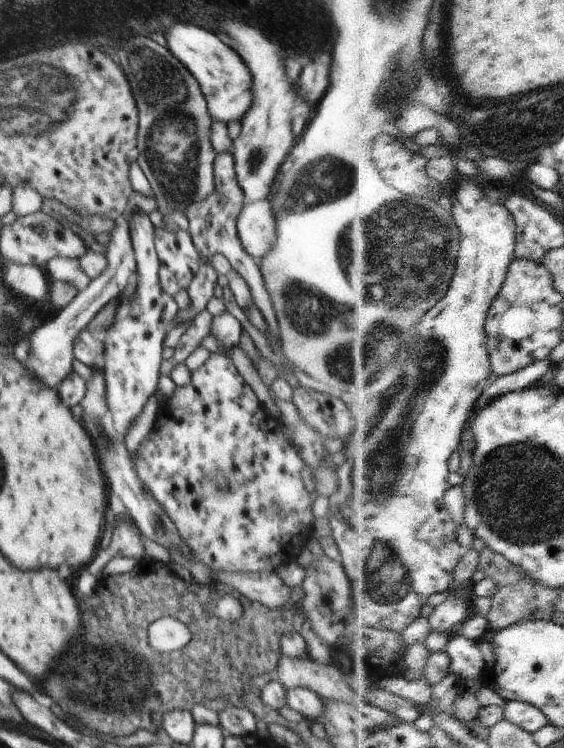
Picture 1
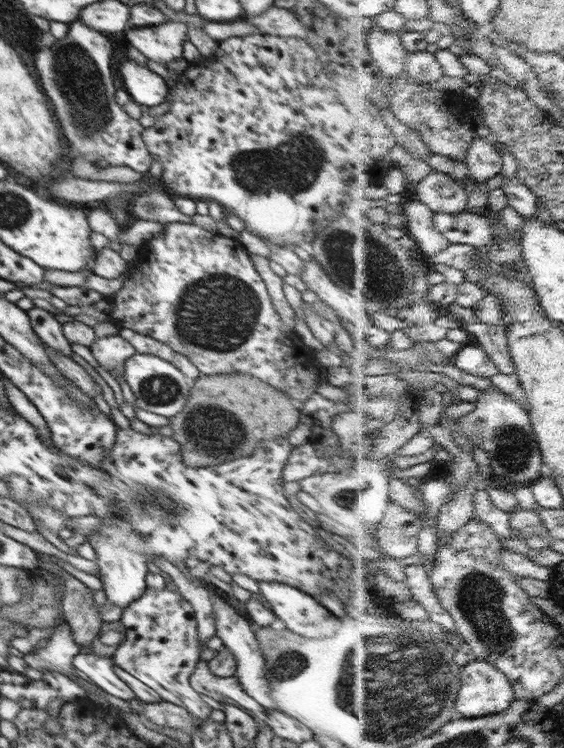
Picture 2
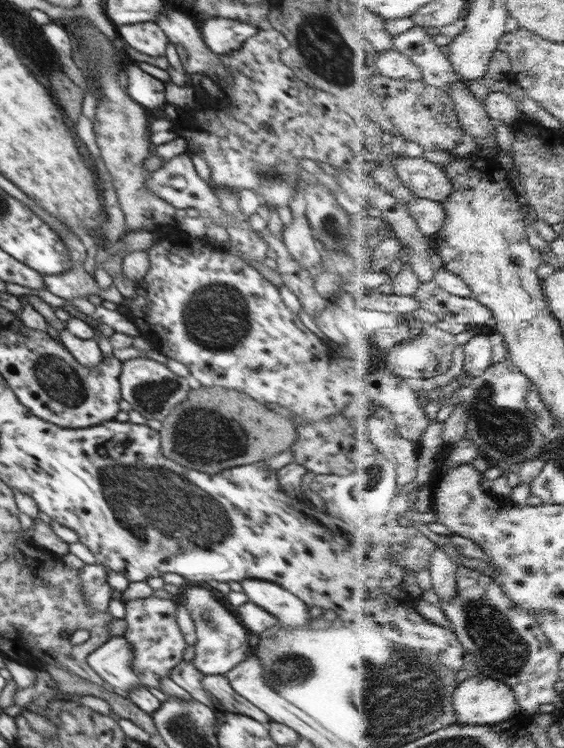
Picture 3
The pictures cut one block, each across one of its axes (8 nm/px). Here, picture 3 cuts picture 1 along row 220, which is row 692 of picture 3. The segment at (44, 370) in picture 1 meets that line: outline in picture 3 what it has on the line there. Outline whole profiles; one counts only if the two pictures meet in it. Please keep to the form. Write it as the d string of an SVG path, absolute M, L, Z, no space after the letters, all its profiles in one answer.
M111 637L102 646L87 656L87 663L100 678L116 688L124 696L124 689L138 688L141 680L132 670L133 652L131 644L123 637Z

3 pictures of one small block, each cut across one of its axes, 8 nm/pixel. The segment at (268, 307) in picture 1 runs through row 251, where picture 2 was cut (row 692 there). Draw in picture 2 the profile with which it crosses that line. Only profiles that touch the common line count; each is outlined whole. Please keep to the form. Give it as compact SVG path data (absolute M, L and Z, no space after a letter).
M199 660L195 671L190 675L189 683L198 694L210 696L214 700L221 701L222 696L234 700L242 709L252 710L252 712L261 712L264 715L267 712L261 704L258 704L238 682L236 676L222 678L214 676L210 672L208 662Z

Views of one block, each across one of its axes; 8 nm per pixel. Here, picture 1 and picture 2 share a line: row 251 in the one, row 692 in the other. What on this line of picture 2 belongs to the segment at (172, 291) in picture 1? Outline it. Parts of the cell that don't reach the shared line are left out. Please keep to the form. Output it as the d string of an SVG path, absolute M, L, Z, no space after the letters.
M166 588L158 591L146 589L143 596L140 596L134 603L130 603L130 606L124 608L119 621L125 628L125 634L120 646L112 656L115 666L128 671L128 674L134 675L134 678L138 678L140 682L150 686L163 701L188 709L190 715L194 715L194 718L198 719L199 724L208 722L213 708L200 697L200 694L189 683L190 675L195 671L201 652L197 620L192 604L188 600L181 598L176 592Z

